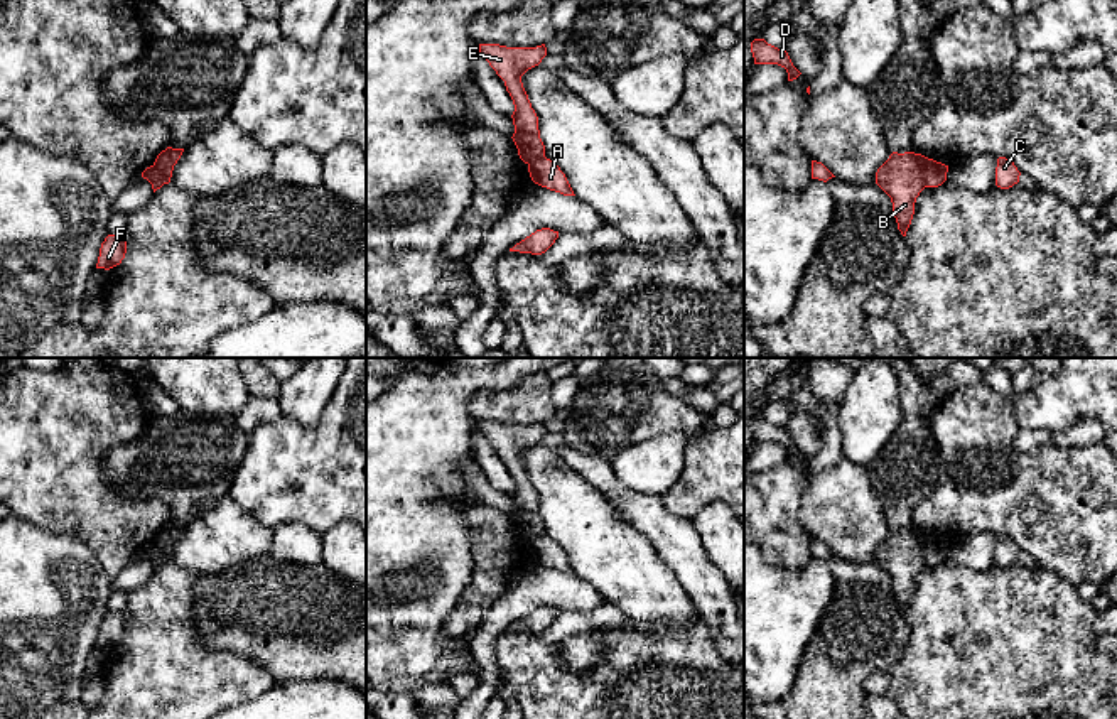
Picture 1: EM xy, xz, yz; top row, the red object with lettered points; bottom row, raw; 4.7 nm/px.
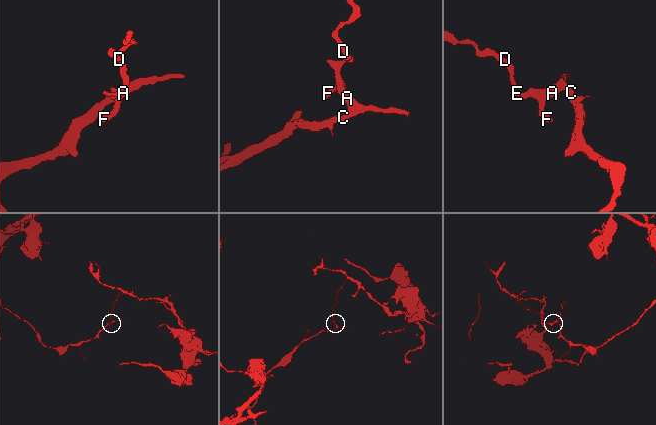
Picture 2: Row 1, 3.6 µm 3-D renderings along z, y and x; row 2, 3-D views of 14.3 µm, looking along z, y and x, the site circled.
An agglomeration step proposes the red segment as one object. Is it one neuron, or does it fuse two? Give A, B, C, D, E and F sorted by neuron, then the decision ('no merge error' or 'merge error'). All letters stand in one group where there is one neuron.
A C / B D E F | merge error

